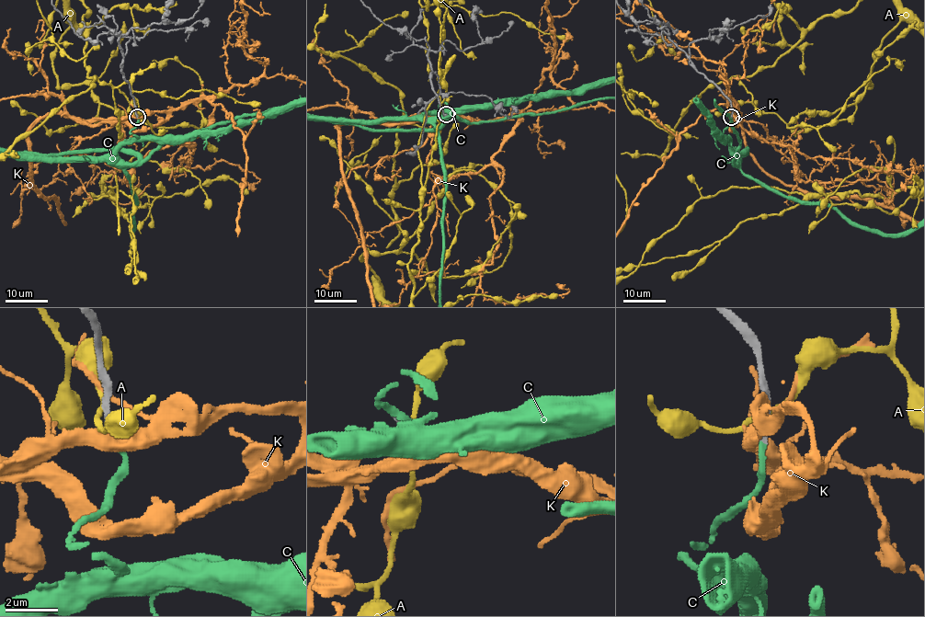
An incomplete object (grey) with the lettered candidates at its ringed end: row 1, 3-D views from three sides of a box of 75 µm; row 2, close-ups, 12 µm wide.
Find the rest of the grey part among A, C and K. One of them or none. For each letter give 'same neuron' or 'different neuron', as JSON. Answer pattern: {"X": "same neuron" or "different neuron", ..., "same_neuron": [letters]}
{"A": "different neuron", "C": "same neuron", "K": "different neuron", "same_neuron": ["C"]}

